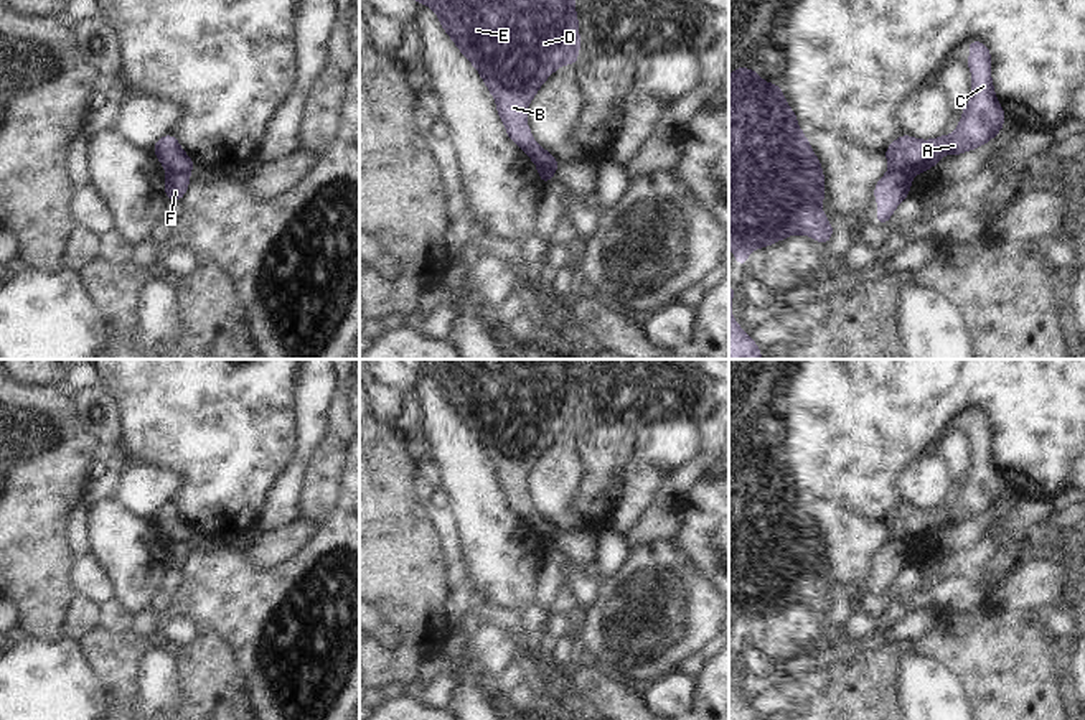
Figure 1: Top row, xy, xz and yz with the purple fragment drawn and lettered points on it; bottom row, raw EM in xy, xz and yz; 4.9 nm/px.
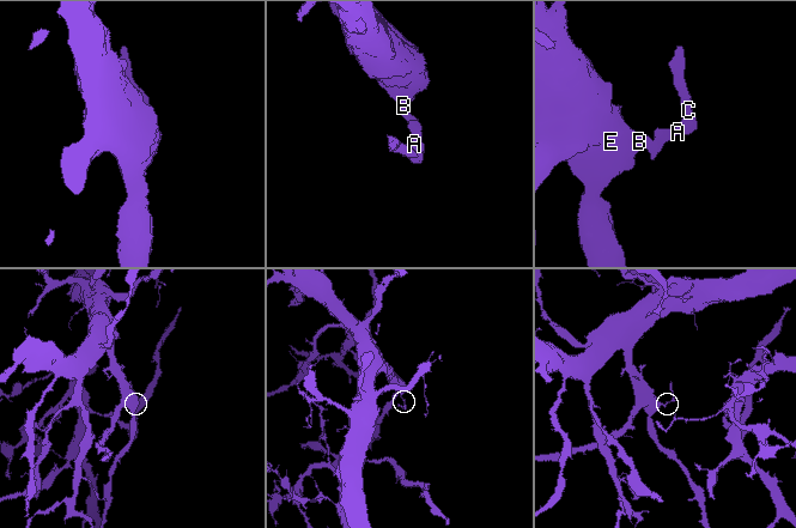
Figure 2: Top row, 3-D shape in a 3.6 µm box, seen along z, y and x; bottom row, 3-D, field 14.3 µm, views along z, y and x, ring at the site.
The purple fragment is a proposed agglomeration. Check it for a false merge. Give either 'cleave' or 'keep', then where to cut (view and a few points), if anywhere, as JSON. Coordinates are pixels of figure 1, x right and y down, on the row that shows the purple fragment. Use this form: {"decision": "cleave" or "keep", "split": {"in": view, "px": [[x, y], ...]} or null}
{"decision": "cleave", "split": {"in": "xy", "px": [[167, 170], [177, 175], [188, 175]]}}

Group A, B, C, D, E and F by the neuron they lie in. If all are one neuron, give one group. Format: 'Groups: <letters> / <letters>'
Groups: A C / B D E F

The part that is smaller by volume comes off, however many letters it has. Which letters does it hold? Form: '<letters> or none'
A, C

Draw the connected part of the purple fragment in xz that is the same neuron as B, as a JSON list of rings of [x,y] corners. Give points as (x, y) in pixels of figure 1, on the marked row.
[[[417,0],[430,7],[445,33],[453,40],[462,54],[477,68],[483,82],[496,101],[496,110],[506,127],[508,137],[541,166],[551,153],[539,147],[528,127],[526,110],[542,82],[561,66],[577,64],[579,21],[575,0]]]

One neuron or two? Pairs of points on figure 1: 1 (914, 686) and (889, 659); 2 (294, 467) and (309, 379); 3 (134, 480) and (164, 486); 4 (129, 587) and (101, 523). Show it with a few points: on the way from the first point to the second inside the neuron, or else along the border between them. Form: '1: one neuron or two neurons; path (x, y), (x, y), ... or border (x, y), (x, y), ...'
1: two neurons; border (937, 659), (902, 659), (897, 702)
2: one neuron; path (305, 445), (309, 435), (309, 401)
3: one neuron; path (140, 486), (157, 486)
4: one neuron; path (129, 570), (129, 551), (117, 539)

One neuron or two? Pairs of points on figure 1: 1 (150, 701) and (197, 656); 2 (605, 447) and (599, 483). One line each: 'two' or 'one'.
1: two
2: one

